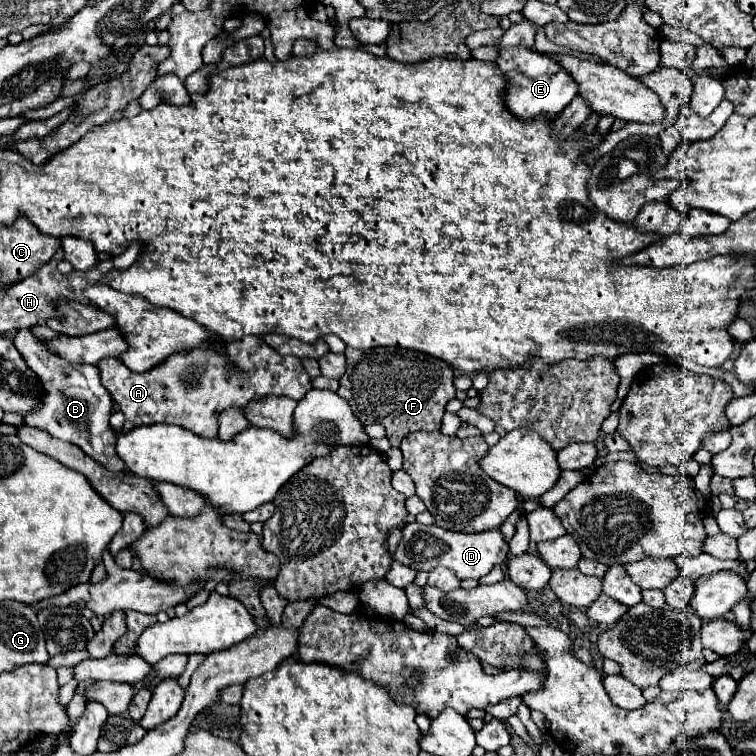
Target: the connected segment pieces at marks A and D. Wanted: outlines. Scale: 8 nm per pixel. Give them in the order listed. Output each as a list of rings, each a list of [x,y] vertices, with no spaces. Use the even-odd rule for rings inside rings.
[[[249,335],[239,341],[225,343],[225,349],[229,349],[227,353],[233,353],[231,359],[237,365],[237,369],[231,373],[225,371],[225,357],[219,355],[215,349],[191,349],[191,351],[175,353],[173,357],[169,357],[165,361],[165,365],[161,363],[147,373],[133,373],[125,363],[121,363],[121,359],[103,359],[103,361],[99,361],[101,383],[105,385],[105,389],[113,397],[113,401],[119,405],[119,409],[123,409],[125,417],[133,425],[173,423],[173,425],[181,425],[201,437],[217,437],[217,415],[223,409],[241,407],[241,405],[247,405],[251,399],[259,399],[265,395],[283,395],[283,397],[291,397],[291,399],[299,401],[313,387],[309,375],[305,373],[305,369],[301,365],[301,359],[299,357],[281,357],[275,349],[265,345],[263,337]]]
[[[407,523],[403,527],[403,539],[393,555],[399,563],[409,565],[417,571],[431,571],[437,565],[445,565],[457,573],[459,579],[479,579],[487,575],[495,565],[503,565],[509,557],[509,543],[505,541],[499,529],[483,531],[483,533],[453,533],[445,531],[437,525],[425,527],[421,523]]]

